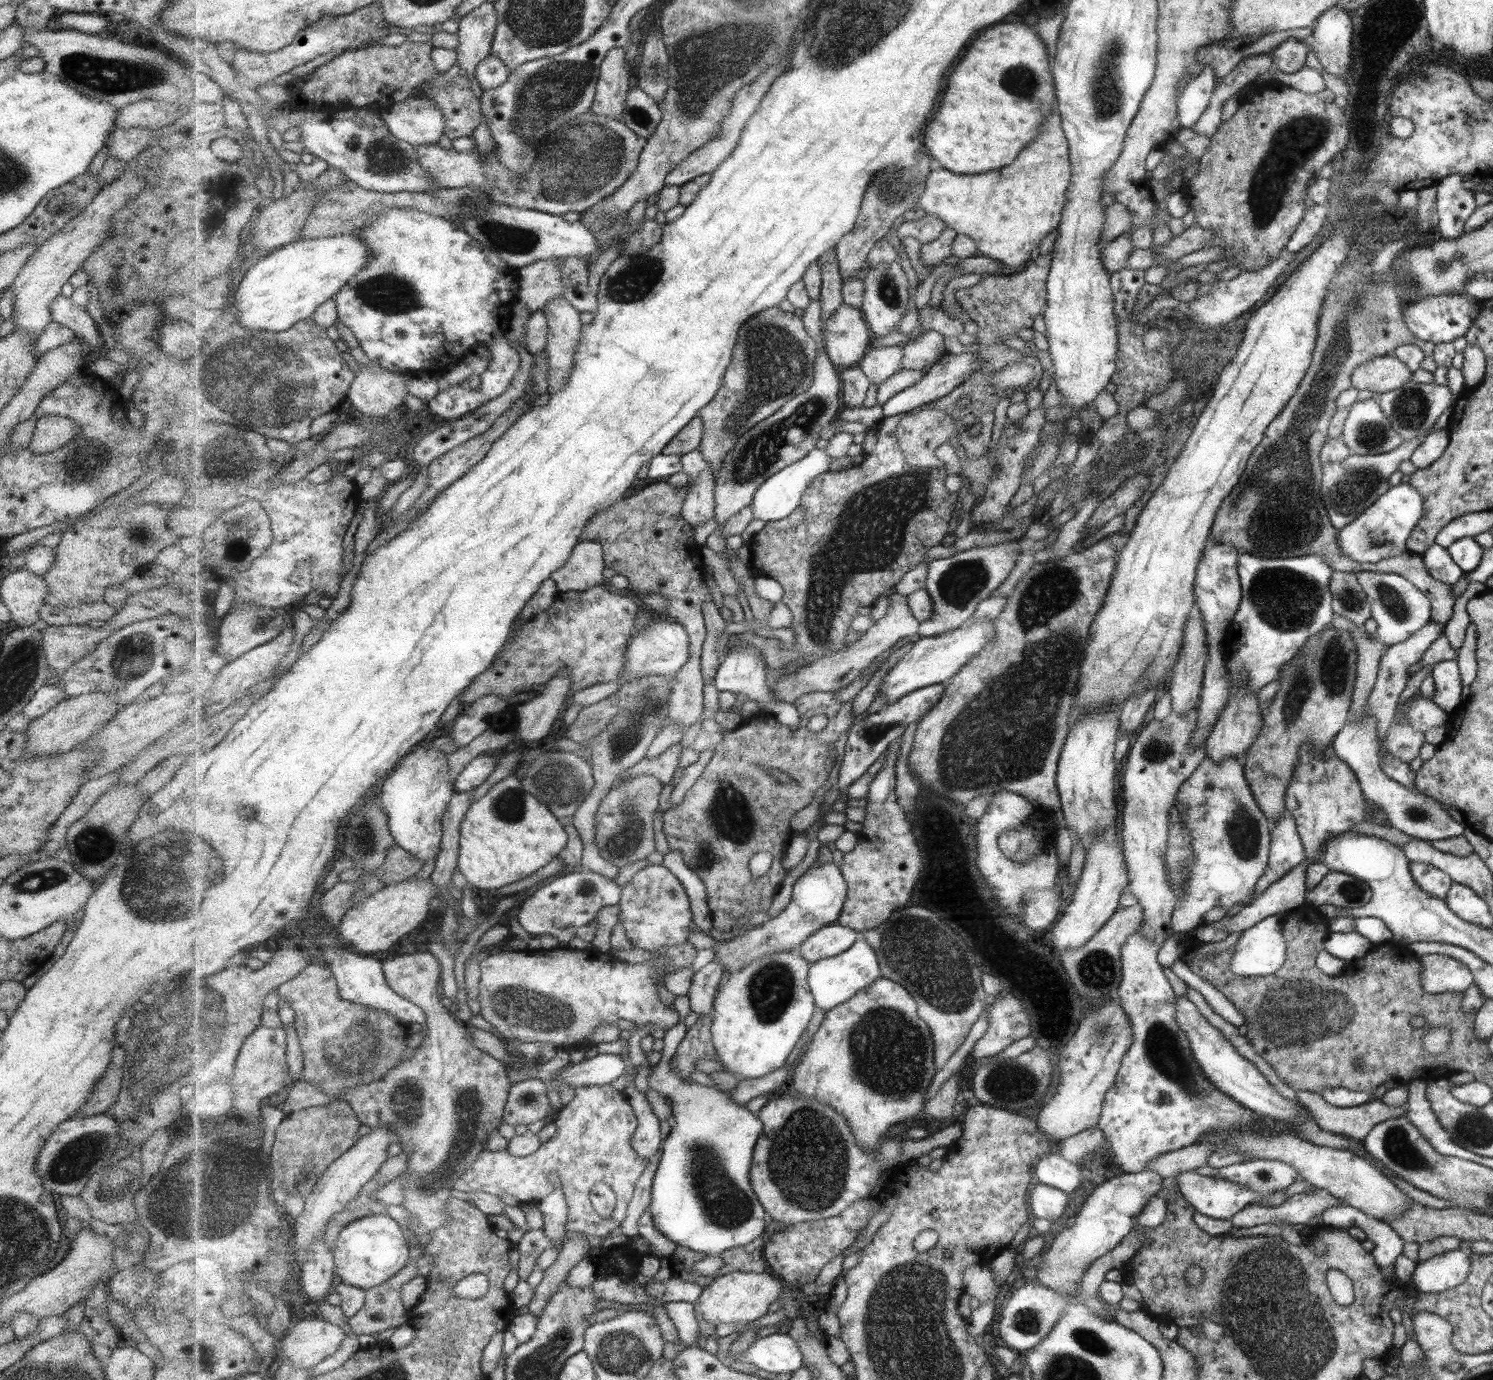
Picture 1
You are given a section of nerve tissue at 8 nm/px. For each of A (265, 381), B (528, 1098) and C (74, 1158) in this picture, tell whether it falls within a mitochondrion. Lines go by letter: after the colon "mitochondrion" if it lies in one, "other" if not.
A: mitochondrion
B: mitochondrion
C: mitochondrion

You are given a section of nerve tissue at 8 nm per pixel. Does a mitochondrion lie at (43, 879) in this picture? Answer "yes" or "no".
yes

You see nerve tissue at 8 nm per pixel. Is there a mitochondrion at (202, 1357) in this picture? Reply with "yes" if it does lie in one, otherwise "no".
yes

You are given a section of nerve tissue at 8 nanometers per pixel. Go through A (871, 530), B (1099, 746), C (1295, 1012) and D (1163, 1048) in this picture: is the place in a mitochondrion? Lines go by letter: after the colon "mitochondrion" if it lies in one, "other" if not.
A: mitochondrion
B: other
C: mitochondrion
D: mitochondrion

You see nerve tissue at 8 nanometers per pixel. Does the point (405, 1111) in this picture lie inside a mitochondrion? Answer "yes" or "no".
yes

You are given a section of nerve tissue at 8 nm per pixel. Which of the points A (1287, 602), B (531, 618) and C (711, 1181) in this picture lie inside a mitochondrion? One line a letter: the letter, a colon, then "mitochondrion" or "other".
A: mitochondrion
B: other
C: mitochondrion

